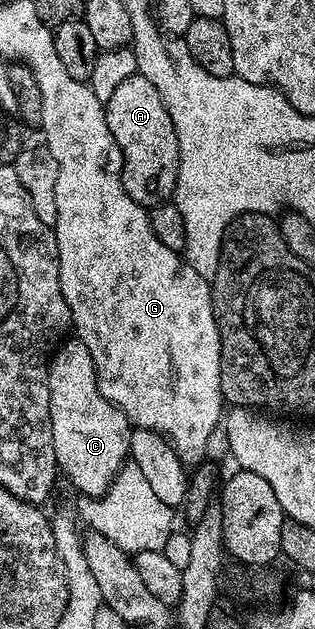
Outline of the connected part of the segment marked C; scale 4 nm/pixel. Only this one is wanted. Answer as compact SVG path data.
M77 340L63 341L50 359L50 415L59 471L82 496L101 498L128 462L132 423L100 392L92 352Z

